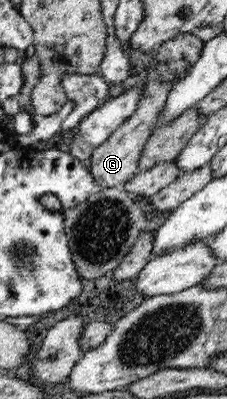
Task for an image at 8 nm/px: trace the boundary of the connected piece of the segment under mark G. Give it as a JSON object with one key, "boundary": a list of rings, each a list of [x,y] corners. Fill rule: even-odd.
{"boundary":[[[179,32],[171,40],[165,40],[157,48],[155,67],[150,70],[147,76],[147,82],[144,84],[144,97],[136,108],[137,112],[109,135],[107,141],[92,150],[88,168],[99,190],[122,187],[125,182],[128,182],[137,174],[143,148],[154,131],[154,125],[157,123],[160,113],[163,111],[169,90],[174,84],[177,84],[179,79],[185,78],[185,75],[193,68],[197,59],[201,56],[203,45],[204,41],[197,36],[187,32]]]}

